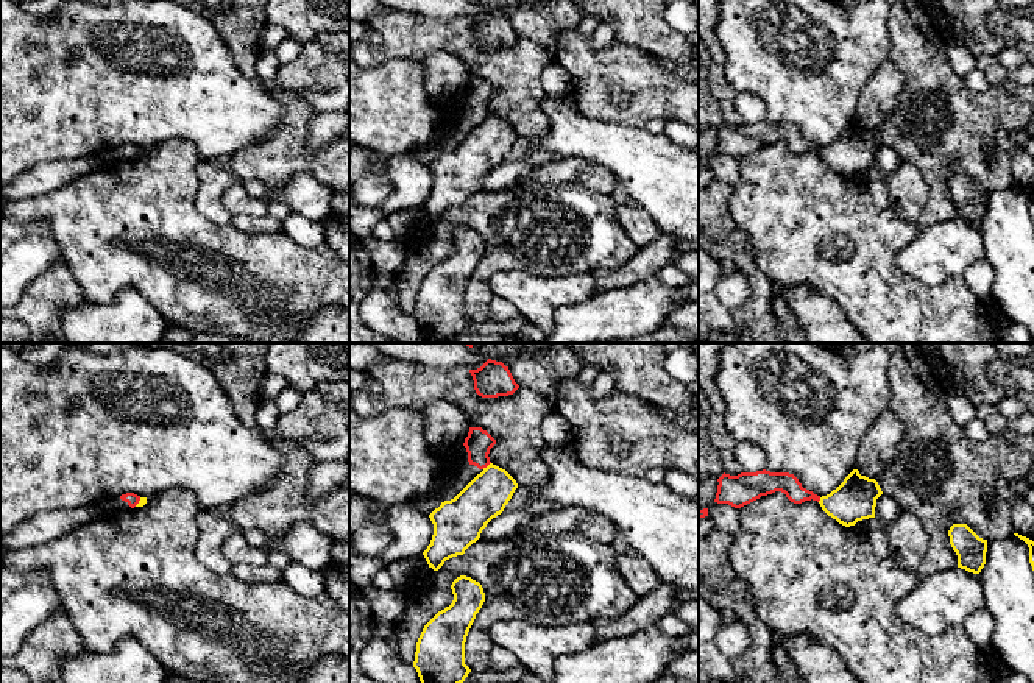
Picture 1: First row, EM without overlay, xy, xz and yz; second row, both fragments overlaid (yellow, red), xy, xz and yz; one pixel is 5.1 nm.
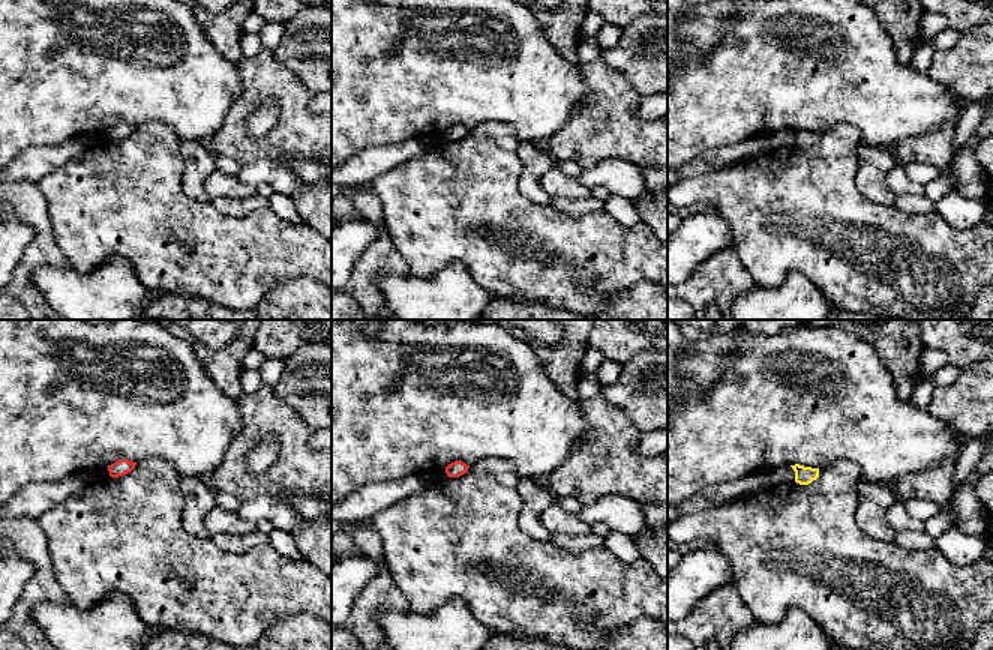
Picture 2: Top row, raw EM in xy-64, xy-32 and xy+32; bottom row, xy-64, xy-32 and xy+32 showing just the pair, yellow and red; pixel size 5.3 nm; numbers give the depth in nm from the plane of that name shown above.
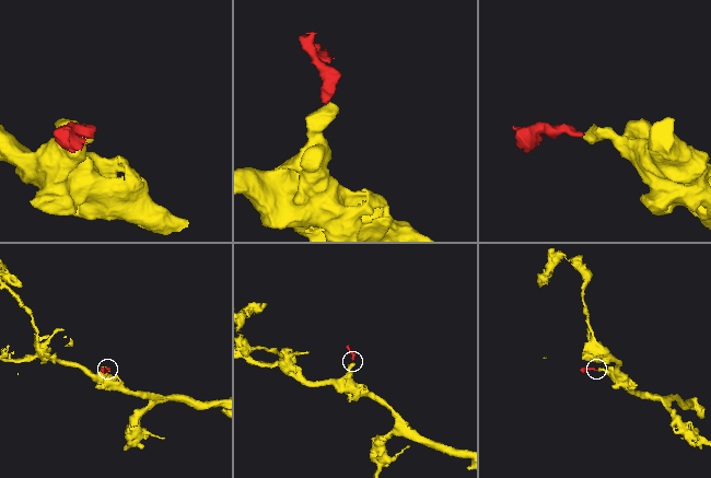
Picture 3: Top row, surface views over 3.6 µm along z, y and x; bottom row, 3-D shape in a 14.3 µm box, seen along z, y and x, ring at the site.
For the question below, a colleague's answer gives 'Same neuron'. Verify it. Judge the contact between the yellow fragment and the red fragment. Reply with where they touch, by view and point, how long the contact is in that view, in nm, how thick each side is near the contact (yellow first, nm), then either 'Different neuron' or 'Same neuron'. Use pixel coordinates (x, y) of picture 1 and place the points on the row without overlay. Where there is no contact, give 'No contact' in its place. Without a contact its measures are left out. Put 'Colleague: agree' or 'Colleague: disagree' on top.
Colleague: disagree
Touches yellow at xz (487, 117). Shared border 60 nm. Thickness 220 nm (yellow) against 140 nm. Different neuron

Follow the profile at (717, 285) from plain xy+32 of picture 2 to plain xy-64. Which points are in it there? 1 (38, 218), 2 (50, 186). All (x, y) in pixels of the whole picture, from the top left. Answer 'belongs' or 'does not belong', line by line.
1: belongs
2: does not belong

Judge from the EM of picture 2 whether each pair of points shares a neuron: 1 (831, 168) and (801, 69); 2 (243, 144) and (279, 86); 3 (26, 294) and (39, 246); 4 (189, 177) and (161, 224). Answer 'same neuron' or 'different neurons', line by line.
1: different neurons
2: same neuron
3: same neuron
4: different neurons

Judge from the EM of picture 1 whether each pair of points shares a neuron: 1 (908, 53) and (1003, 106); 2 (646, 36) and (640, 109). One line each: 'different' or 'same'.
1: same
2: different

